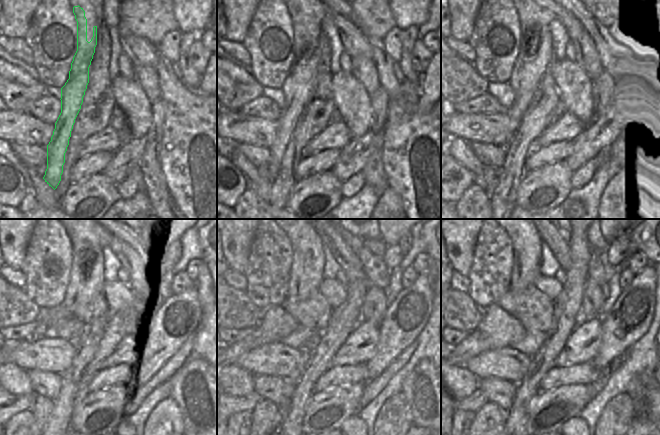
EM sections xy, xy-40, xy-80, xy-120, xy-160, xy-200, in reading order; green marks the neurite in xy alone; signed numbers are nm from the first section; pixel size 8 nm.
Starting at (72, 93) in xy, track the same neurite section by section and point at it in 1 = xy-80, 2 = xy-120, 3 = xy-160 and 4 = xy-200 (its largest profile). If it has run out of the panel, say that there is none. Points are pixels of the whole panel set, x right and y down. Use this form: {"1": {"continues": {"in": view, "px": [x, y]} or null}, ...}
{"1": {"continues": {"in": "xy-80", "px": [534, 58]}}, "2": {"continues": {"in": "xy-120", "px": [86, 281]}}, "3": {"continues": {"in": "xy-160", "px": [306, 275]}}, "4": {"continues": {"in": "xy-200", "px": [526, 240]}}}

